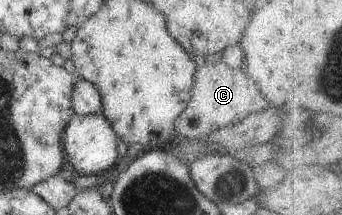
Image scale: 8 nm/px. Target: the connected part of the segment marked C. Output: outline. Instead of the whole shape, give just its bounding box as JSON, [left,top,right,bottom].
[174,62,270,139]

